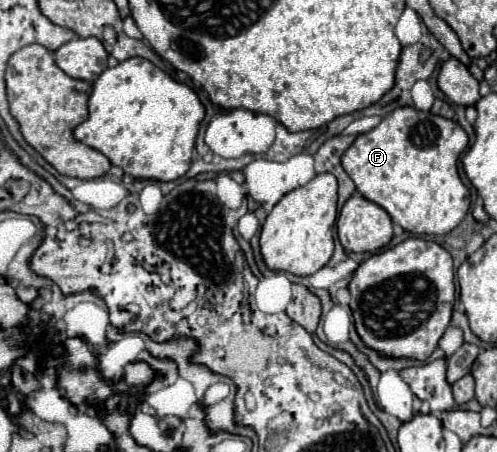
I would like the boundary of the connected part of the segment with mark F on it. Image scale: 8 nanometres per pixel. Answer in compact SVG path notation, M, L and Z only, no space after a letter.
M397 107L373 131L361 133L341 161L357 191L381 205L393 223L415 235L447 235L463 221L471 205L469 189L457 171L457 159L467 145L469 137L459 123L431 111Z

